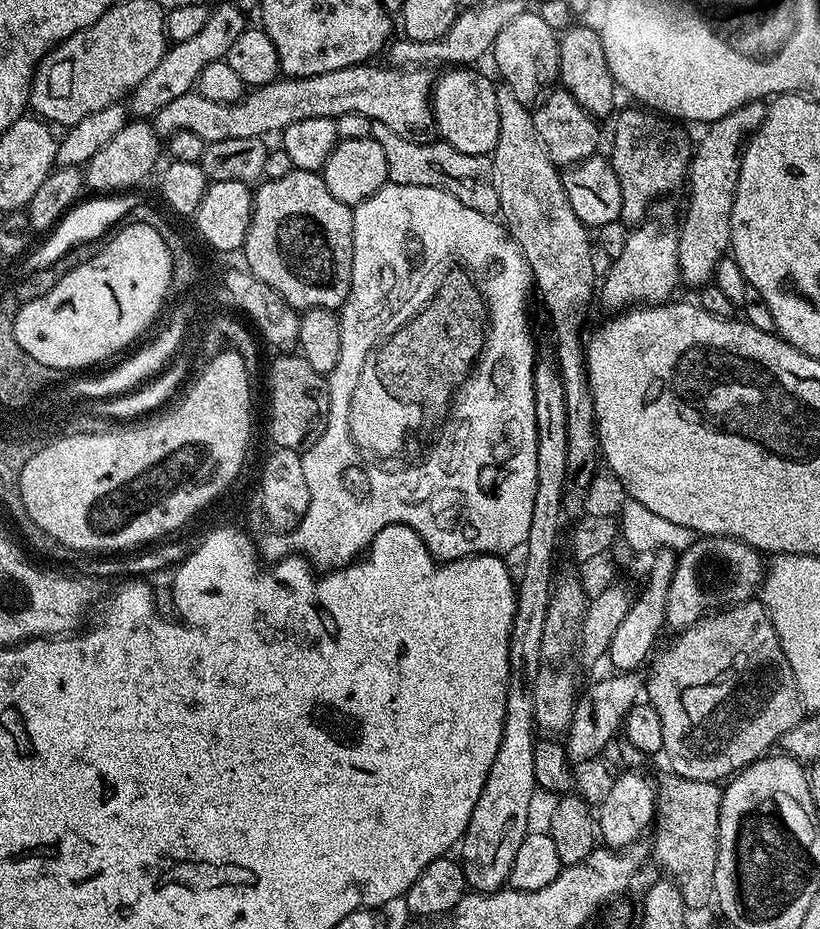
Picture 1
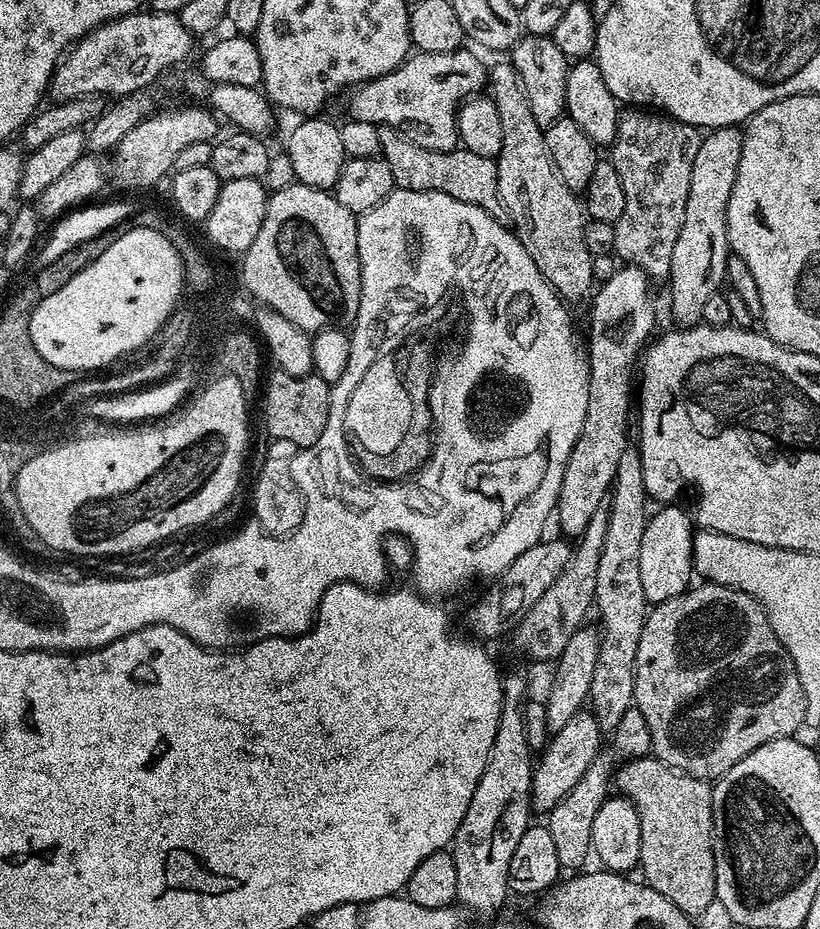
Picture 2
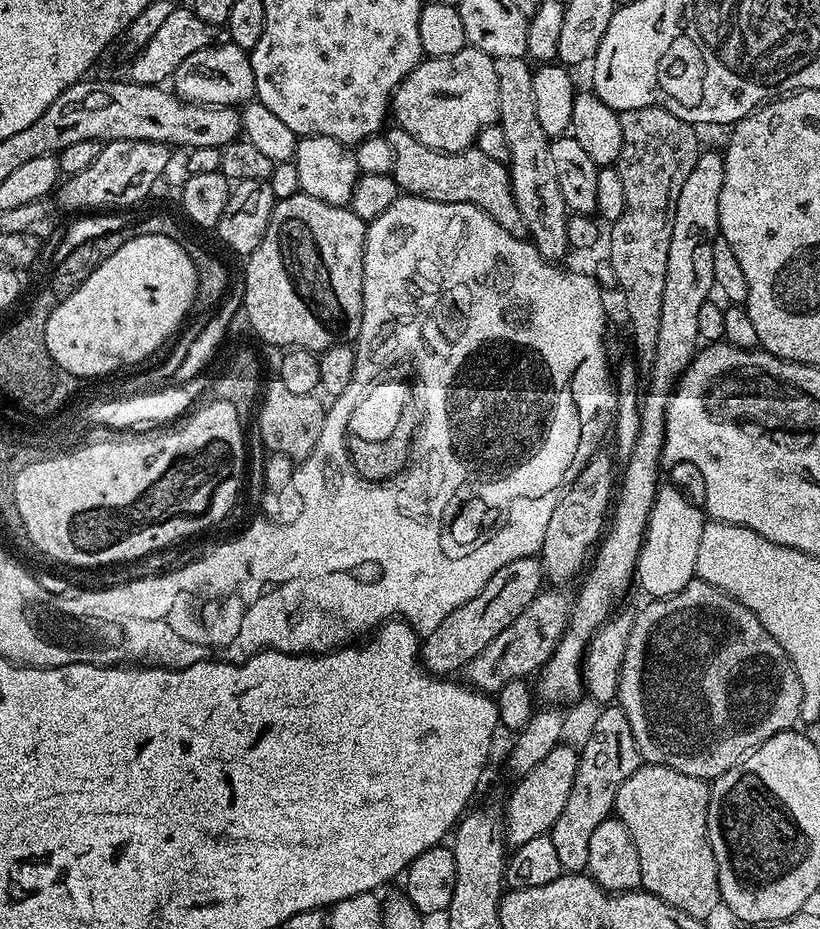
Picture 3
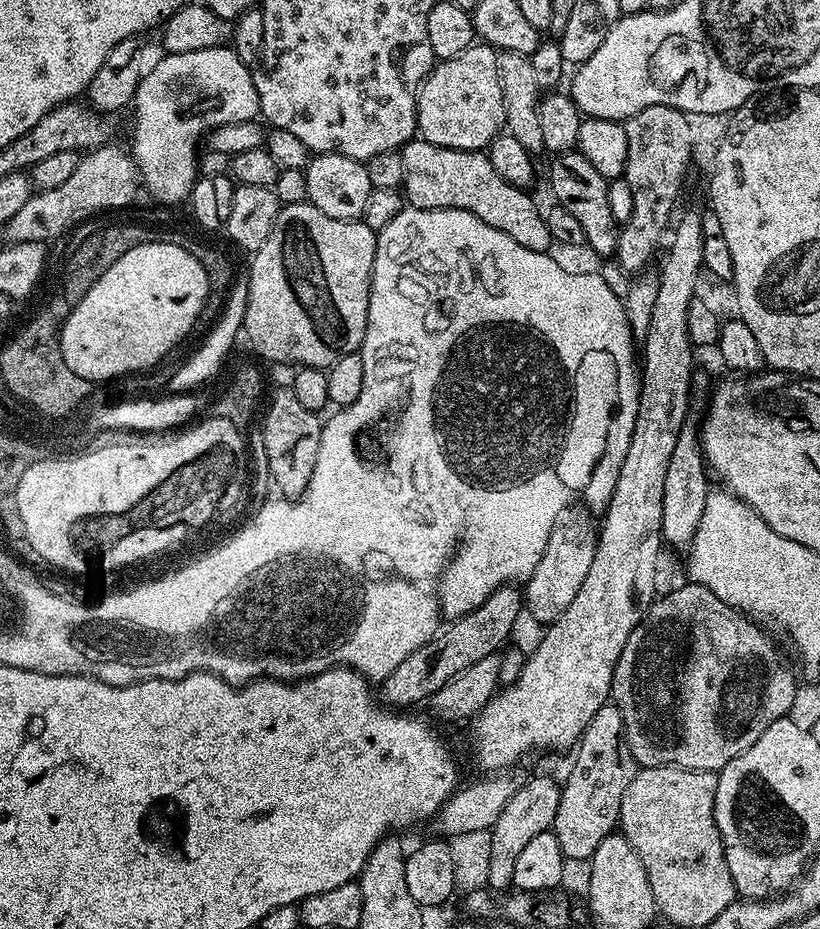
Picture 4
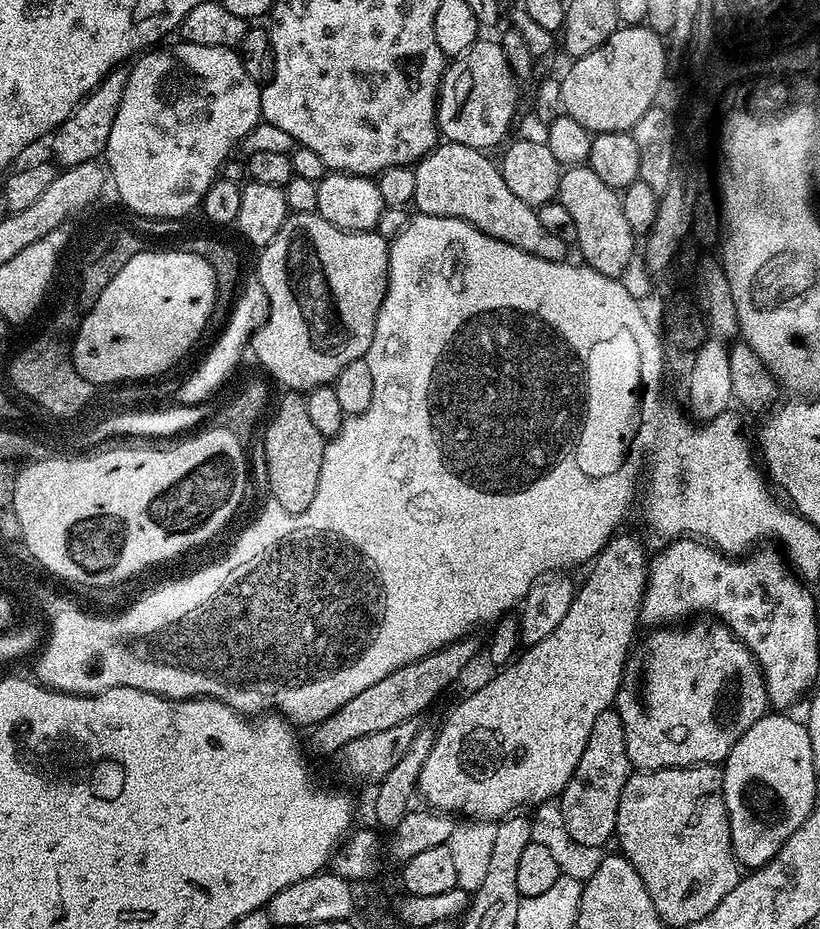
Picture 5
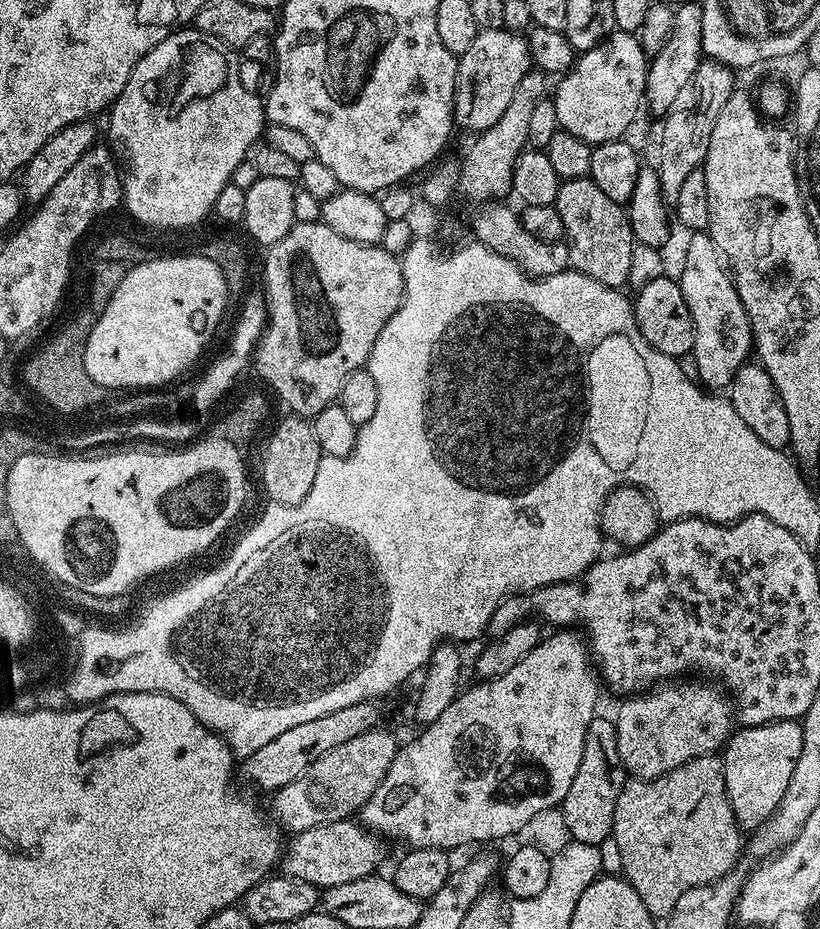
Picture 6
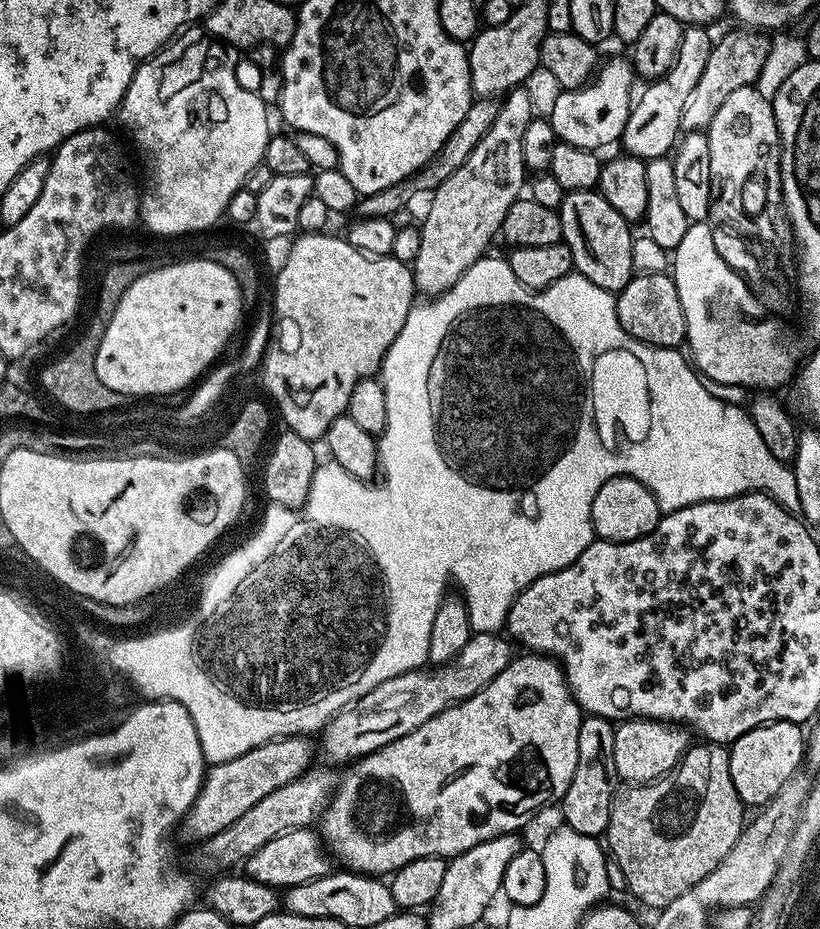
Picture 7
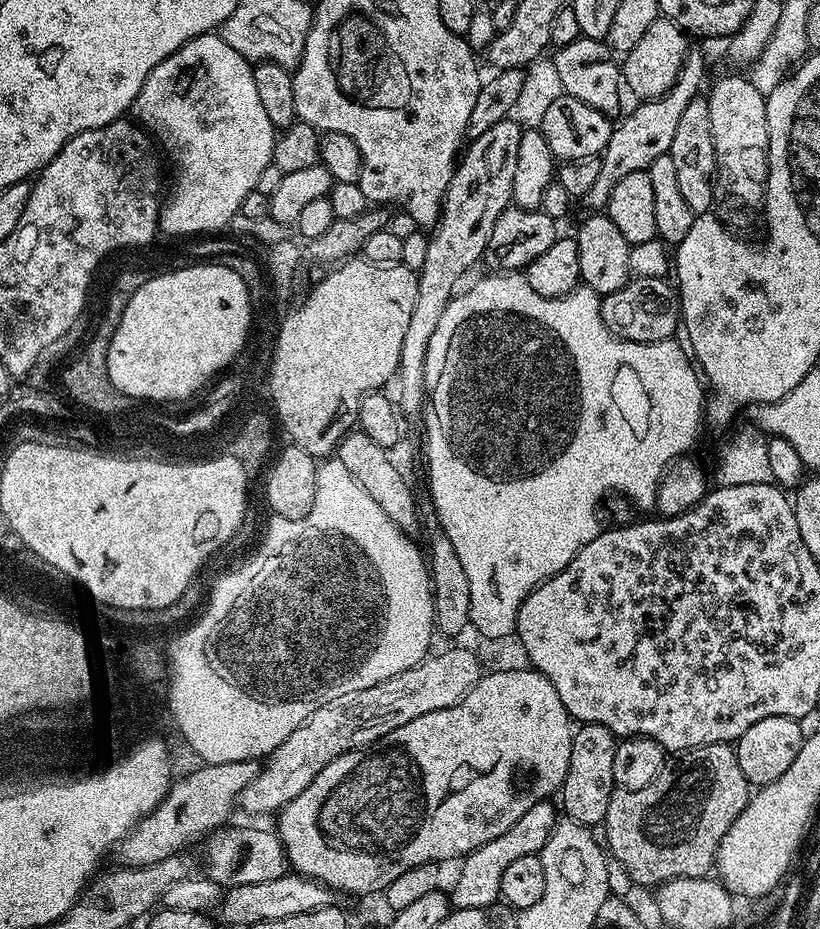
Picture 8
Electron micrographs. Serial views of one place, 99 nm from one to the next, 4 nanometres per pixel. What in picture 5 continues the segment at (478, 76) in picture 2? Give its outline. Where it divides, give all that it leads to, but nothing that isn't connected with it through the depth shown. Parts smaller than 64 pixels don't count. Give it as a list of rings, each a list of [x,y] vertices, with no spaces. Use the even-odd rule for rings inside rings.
[[[481,38],[476,41],[470,50],[466,50],[461,56],[455,57],[445,67],[444,76],[440,79],[440,92],[436,95],[436,126],[439,135],[447,143],[461,144],[481,150],[492,150],[492,147],[503,145],[508,132],[508,126],[516,114],[516,87],[510,66],[506,62],[504,47],[495,39]]]

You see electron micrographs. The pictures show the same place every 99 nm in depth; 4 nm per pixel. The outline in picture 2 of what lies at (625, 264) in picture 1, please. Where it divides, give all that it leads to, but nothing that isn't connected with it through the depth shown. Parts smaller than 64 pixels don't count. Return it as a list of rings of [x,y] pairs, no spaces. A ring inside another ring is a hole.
[[[620,266],[610,279],[603,281],[595,289],[590,300],[592,309],[588,312],[588,344],[586,343],[588,357],[586,422],[582,422],[580,437],[578,442],[574,442],[574,450],[566,462],[560,496],[554,509],[555,523],[556,520],[560,523],[561,530],[565,532],[561,533],[568,538],[579,538],[584,535],[586,526],[590,526],[590,517],[593,516],[594,510],[598,510],[598,502],[602,502],[609,495],[618,470],[618,462],[621,461],[623,451],[630,445],[628,407],[631,404],[633,407],[634,404],[634,369],[637,367],[642,349],[653,335],[652,327],[656,324],[656,308],[652,305],[652,292],[648,287],[650,281],[640,268]]]

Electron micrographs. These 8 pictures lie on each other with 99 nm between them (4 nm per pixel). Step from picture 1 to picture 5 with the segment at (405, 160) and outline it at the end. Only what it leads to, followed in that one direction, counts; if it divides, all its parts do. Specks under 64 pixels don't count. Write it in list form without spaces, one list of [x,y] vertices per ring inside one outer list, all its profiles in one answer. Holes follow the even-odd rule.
[[[437,143],[414,165],[414,198],[412,204],[421,216],[438,218],[458,218],[486,234],[534,254],[534,258],[544,258],[546,262],[561,262],[570,252],[569,241],[558,238],[538,222],[535,208],[531,208],[522,198],[518,198],[502,182],[497,161],[492,160],[487,151],[461,144]]]

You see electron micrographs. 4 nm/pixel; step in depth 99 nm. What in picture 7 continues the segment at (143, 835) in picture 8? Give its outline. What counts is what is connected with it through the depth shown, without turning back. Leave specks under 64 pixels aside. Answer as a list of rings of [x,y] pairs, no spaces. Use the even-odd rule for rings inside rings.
[[[281,736],[279,740],[246,750],[246,754],[238,754],[238,758],[230,758],[230,762],[211,765],[205,771],[192,809],[178,825],[181,838],[193,842],[209,840],[214,834],[226,830],[226,826],[238,822],[238,818],[242,818],[242,814],[246,814],[246,810],[253,808],[257,802],[262,802],[266,794],[274,794],[274,790],[304,775],[314,762],[314,744],[310,741],[308,736]]]

